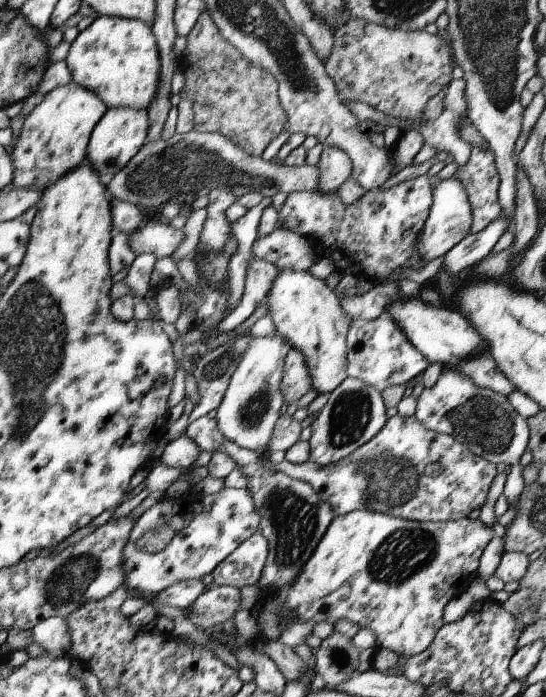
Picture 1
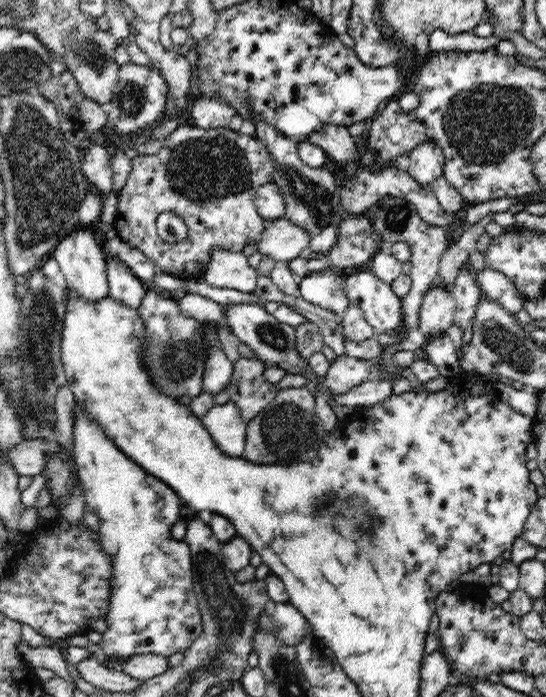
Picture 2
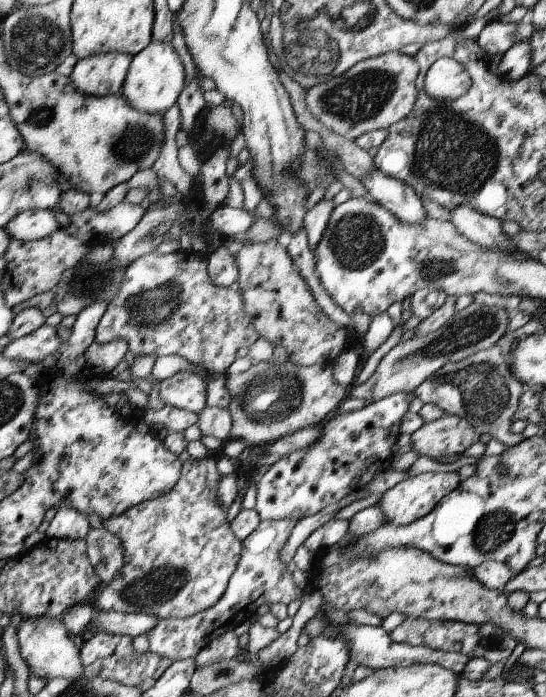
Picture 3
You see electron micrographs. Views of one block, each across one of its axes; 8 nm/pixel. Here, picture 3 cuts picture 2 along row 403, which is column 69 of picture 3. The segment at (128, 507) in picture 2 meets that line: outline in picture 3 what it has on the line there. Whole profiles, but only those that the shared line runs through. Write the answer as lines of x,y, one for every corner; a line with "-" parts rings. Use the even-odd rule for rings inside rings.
109,52
77,60
69,78
73,86
87,96
121,94
133,54

